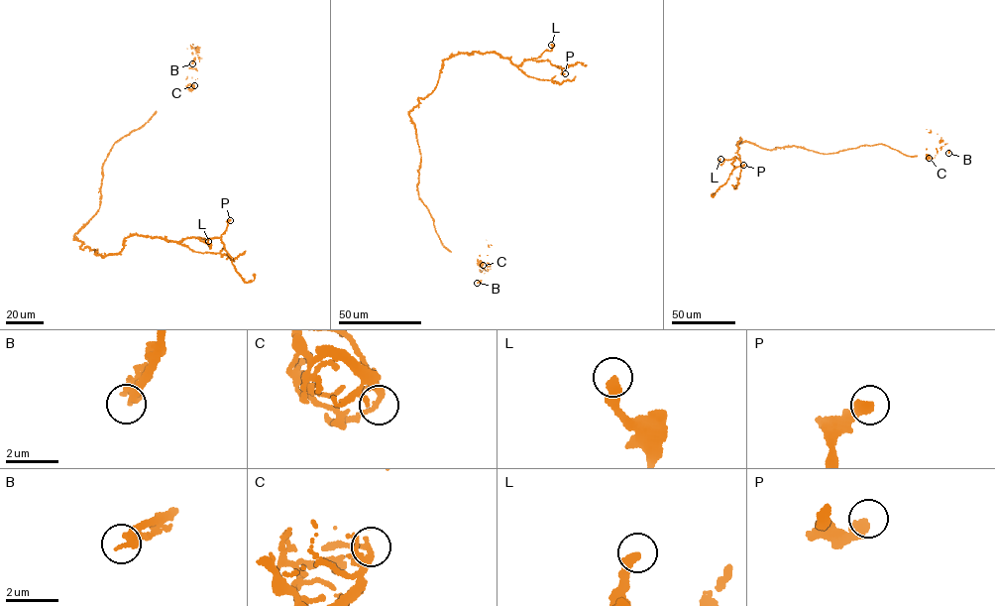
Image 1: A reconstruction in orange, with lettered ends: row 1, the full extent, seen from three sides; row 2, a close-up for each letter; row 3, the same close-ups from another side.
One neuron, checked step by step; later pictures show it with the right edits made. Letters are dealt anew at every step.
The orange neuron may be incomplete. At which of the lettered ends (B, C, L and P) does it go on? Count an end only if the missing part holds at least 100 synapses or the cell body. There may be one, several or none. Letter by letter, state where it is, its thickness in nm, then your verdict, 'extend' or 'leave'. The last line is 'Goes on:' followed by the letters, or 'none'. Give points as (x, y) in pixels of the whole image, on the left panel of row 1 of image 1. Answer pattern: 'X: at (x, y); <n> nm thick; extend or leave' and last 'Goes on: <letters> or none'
B: at (192, 63); 220 nm thick; extend
C: at (194, 85); 170 nm thick; leave
L: at (208, 241); 420 nm thick; leave
P: at (230, 220); 400 nm thick; leave
Goes on: B

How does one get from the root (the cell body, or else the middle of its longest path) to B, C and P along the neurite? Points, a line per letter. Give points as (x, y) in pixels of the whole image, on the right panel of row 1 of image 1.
B: (802, 148), (829, 154), (882, 144), (911, 157), (936, 148), (938, 151), (944, 144), (948, 153)
C: (802, 148), (829, 154), (882, 144), (911, 157), (929, 158)
P: (802, 148), (771, 150), (747, 142), (737, 144), (740, 138), (739, 158), (731, 164), (743, 165)

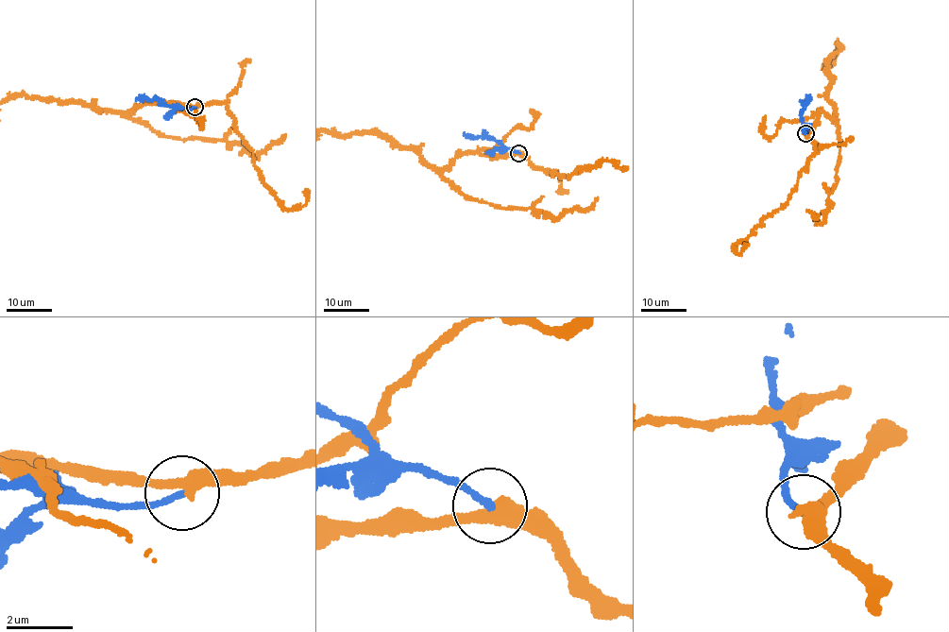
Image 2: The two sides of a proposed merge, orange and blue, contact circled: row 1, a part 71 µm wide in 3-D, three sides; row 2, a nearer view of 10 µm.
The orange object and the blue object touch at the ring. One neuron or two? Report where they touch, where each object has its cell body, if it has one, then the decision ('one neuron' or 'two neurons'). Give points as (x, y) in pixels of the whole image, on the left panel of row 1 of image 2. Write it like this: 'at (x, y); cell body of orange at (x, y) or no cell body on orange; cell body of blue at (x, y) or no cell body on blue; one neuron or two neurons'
at (194, 107); no cell body on orange; no cell body on blue; two neurons

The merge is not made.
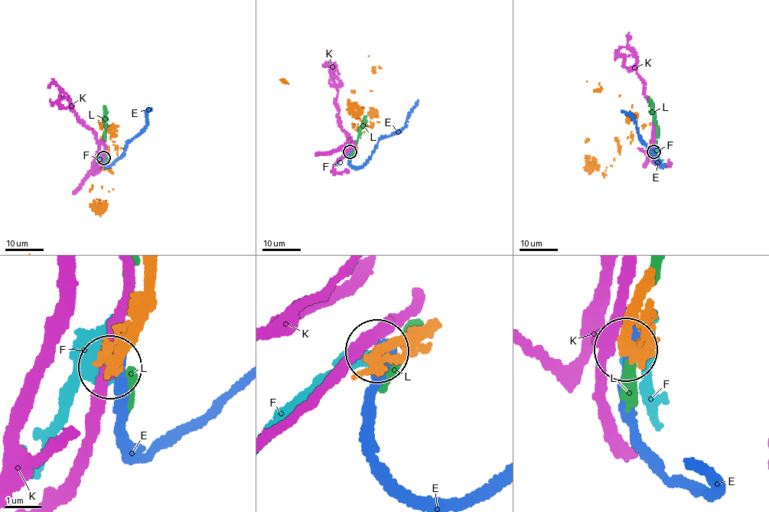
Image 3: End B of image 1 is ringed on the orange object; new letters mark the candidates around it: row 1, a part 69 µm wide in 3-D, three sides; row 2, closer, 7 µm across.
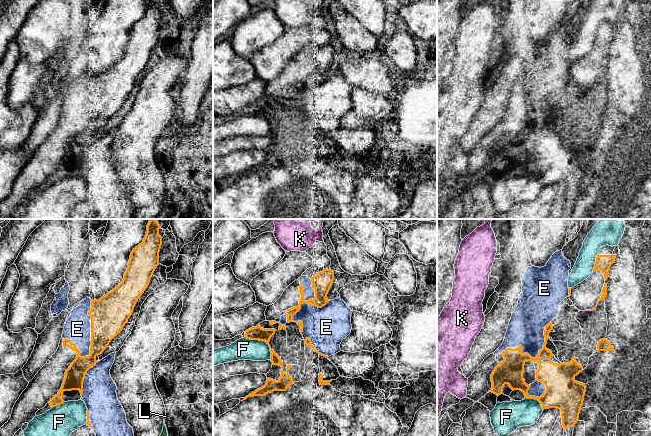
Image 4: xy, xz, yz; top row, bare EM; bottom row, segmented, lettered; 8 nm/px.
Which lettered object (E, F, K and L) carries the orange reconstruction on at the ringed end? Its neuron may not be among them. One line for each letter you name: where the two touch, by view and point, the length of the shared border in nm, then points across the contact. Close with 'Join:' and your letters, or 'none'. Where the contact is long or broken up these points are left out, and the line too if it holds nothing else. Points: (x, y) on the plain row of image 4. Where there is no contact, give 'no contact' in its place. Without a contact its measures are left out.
Join: none

